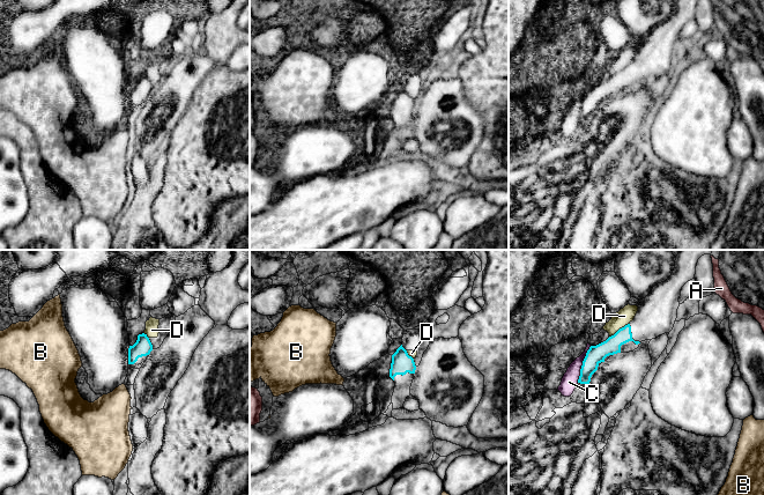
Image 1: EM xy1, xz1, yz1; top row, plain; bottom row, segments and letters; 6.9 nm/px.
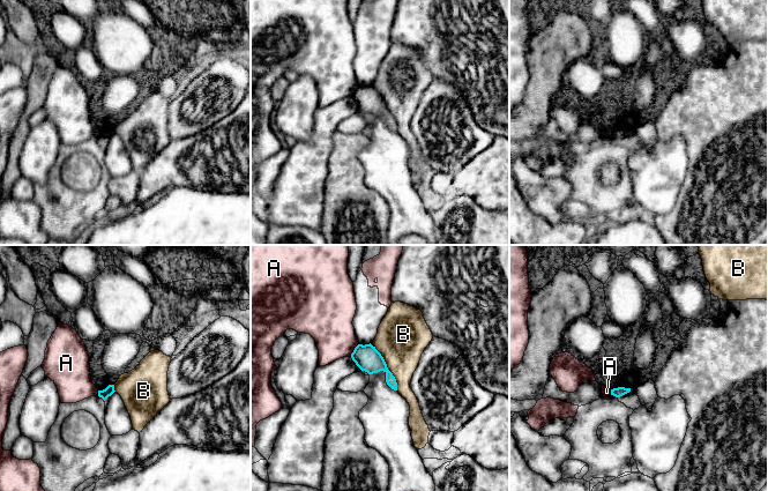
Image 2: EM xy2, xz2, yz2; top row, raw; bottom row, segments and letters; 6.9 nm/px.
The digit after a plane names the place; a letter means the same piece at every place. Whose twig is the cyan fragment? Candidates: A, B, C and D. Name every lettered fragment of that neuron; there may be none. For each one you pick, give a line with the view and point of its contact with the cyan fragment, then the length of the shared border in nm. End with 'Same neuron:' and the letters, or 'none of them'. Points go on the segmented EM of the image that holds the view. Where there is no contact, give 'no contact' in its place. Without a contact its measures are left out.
Same neuron: none of them

